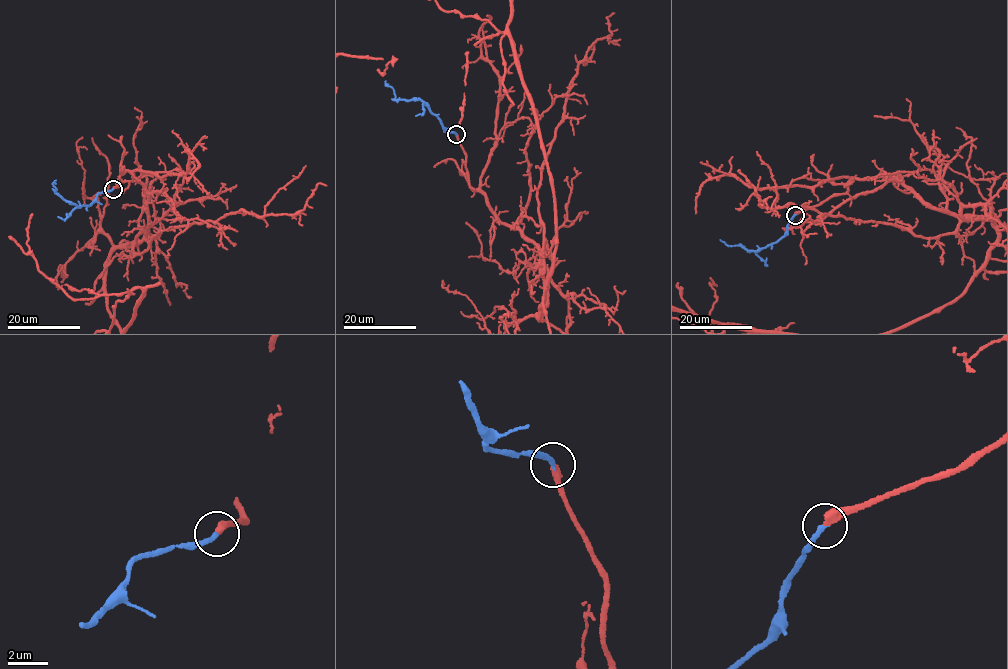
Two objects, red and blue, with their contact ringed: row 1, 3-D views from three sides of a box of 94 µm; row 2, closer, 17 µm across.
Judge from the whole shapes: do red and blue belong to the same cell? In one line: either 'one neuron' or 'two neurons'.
one neuron

